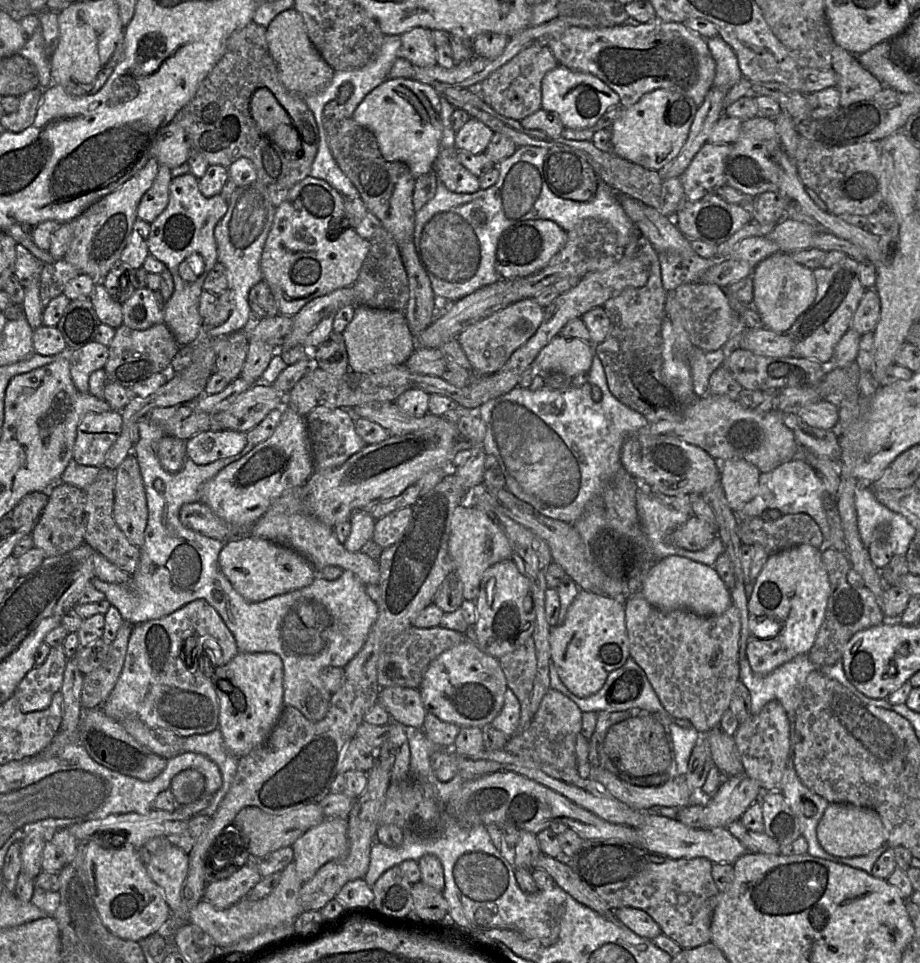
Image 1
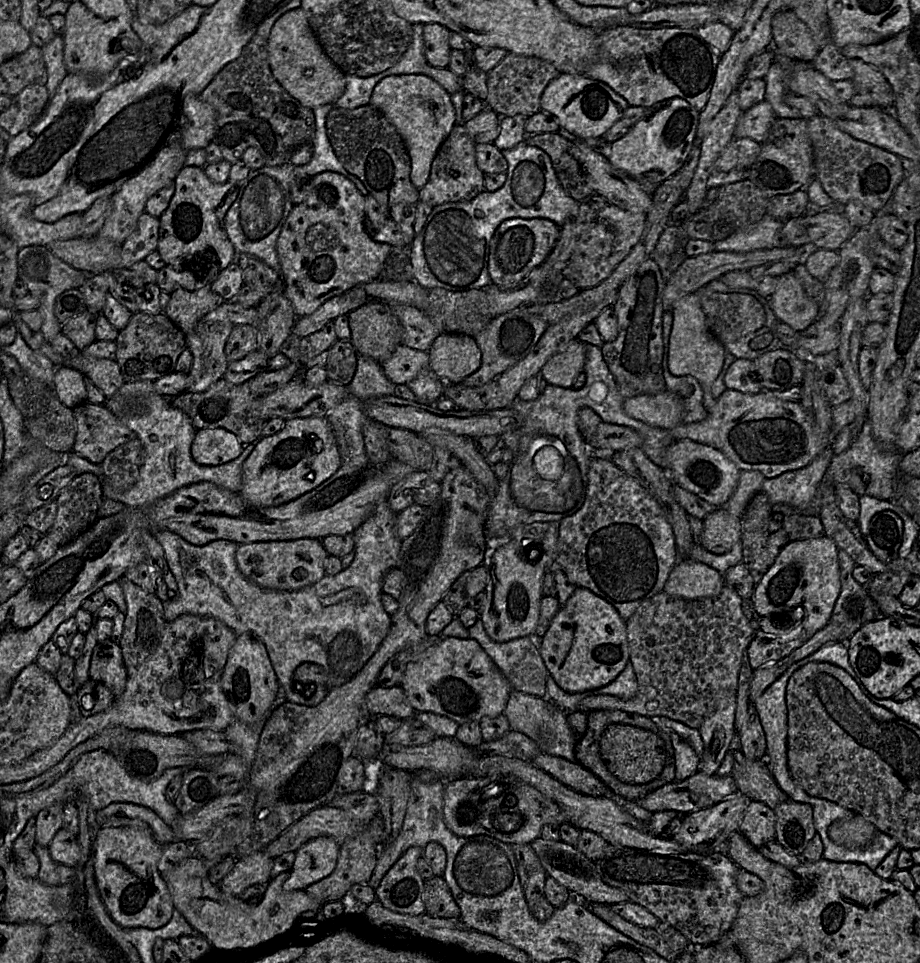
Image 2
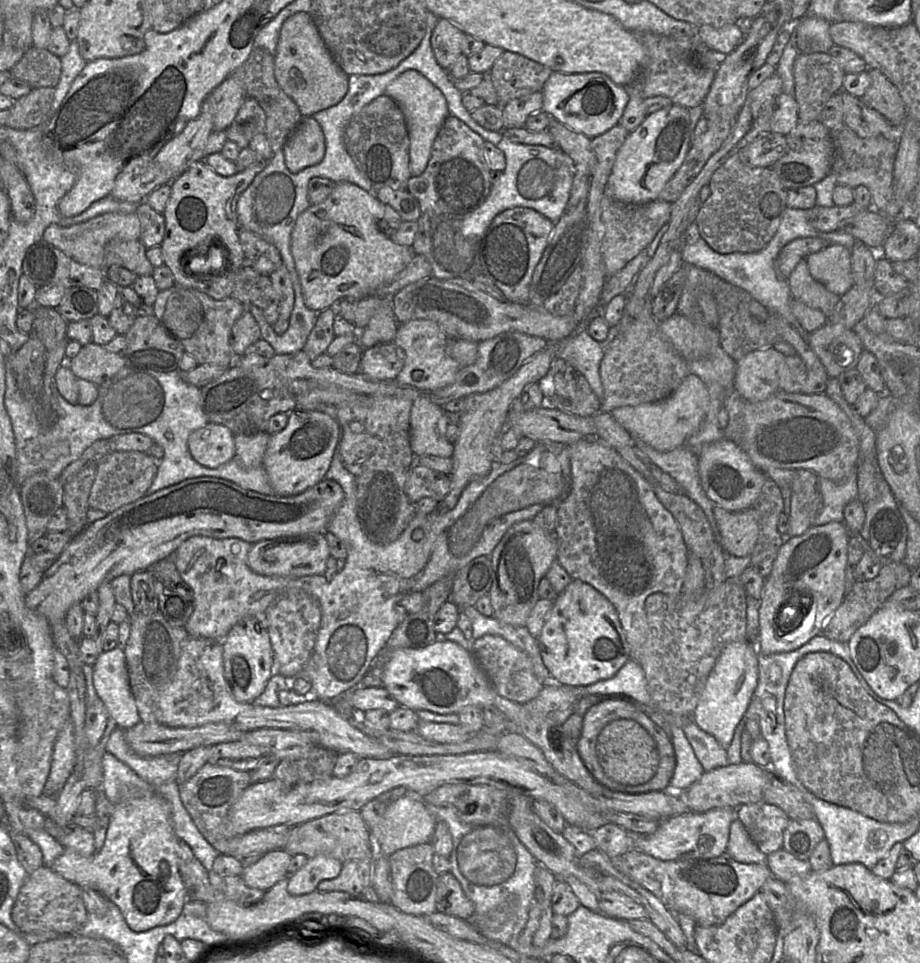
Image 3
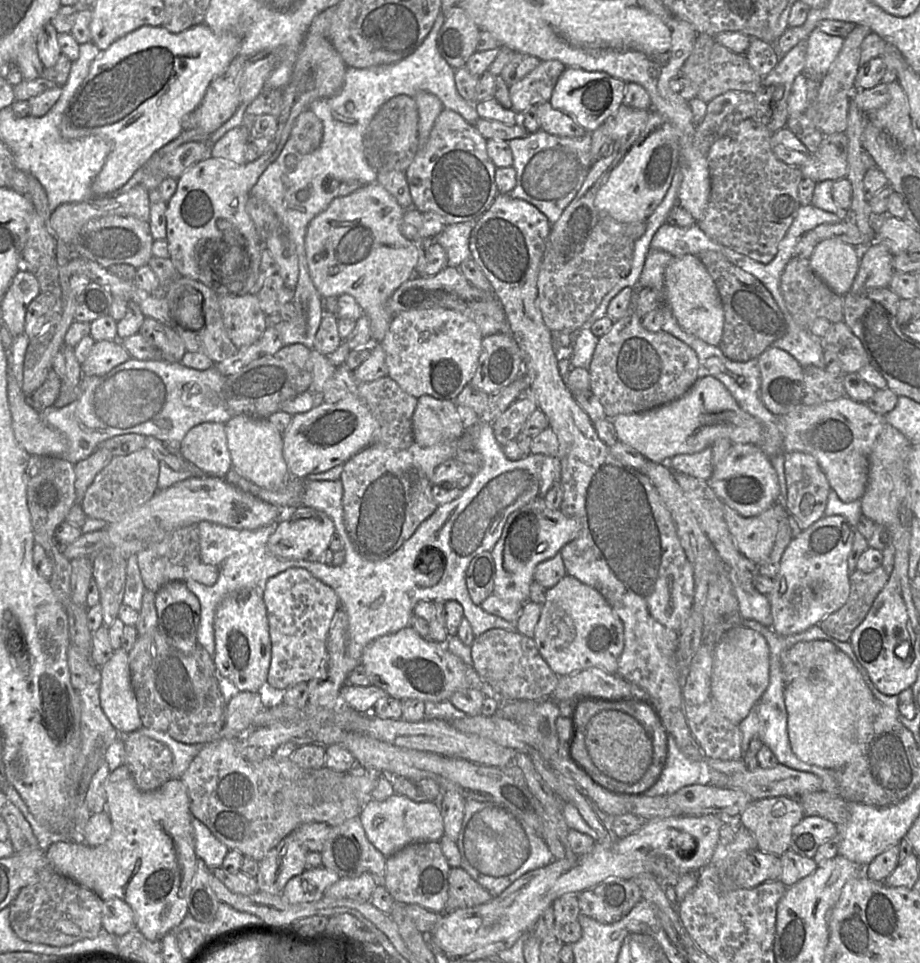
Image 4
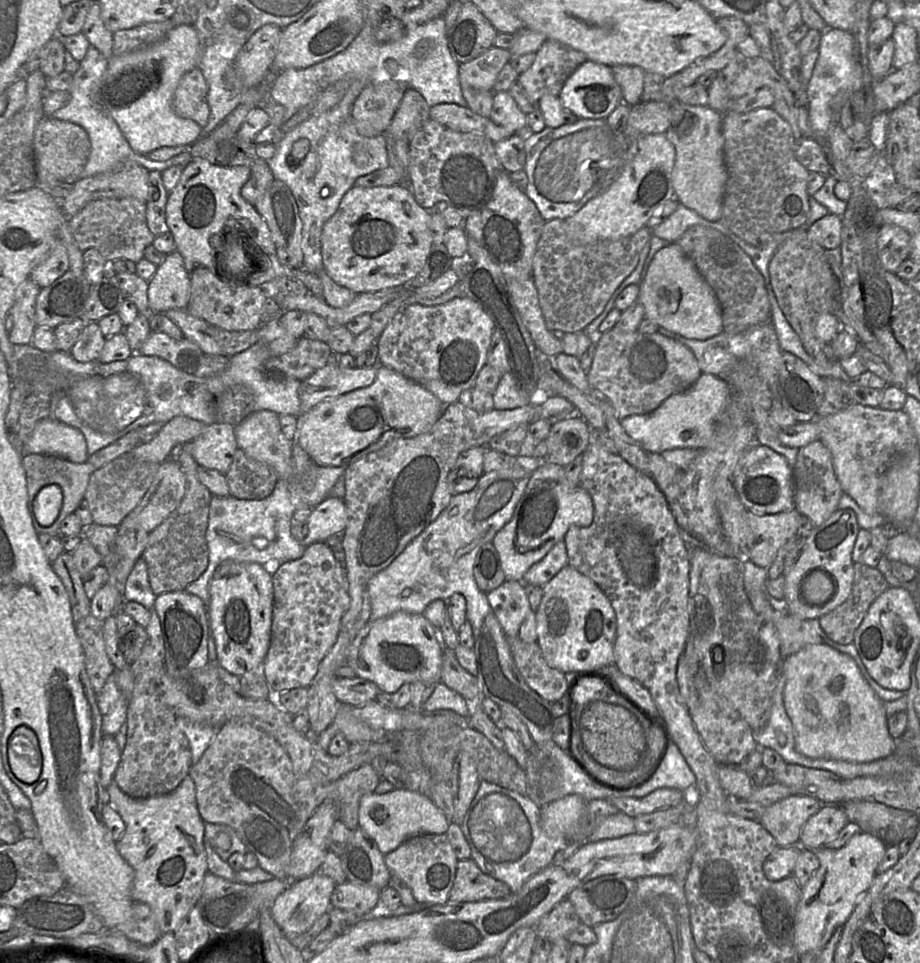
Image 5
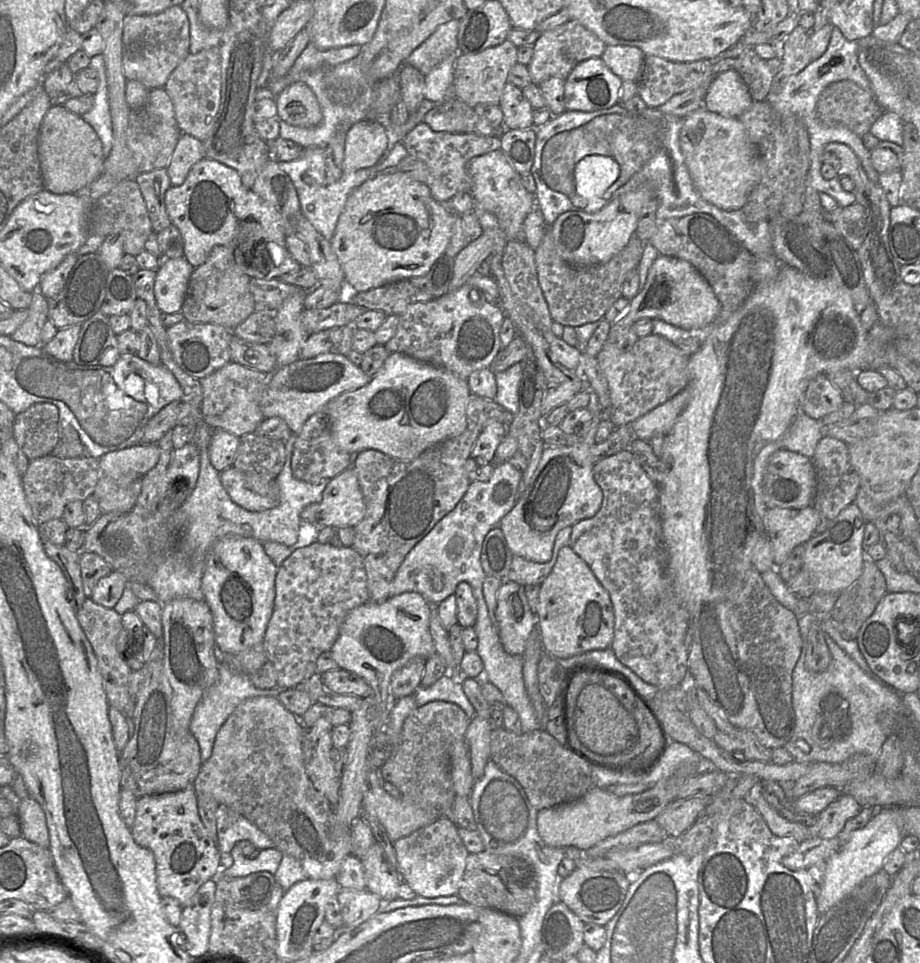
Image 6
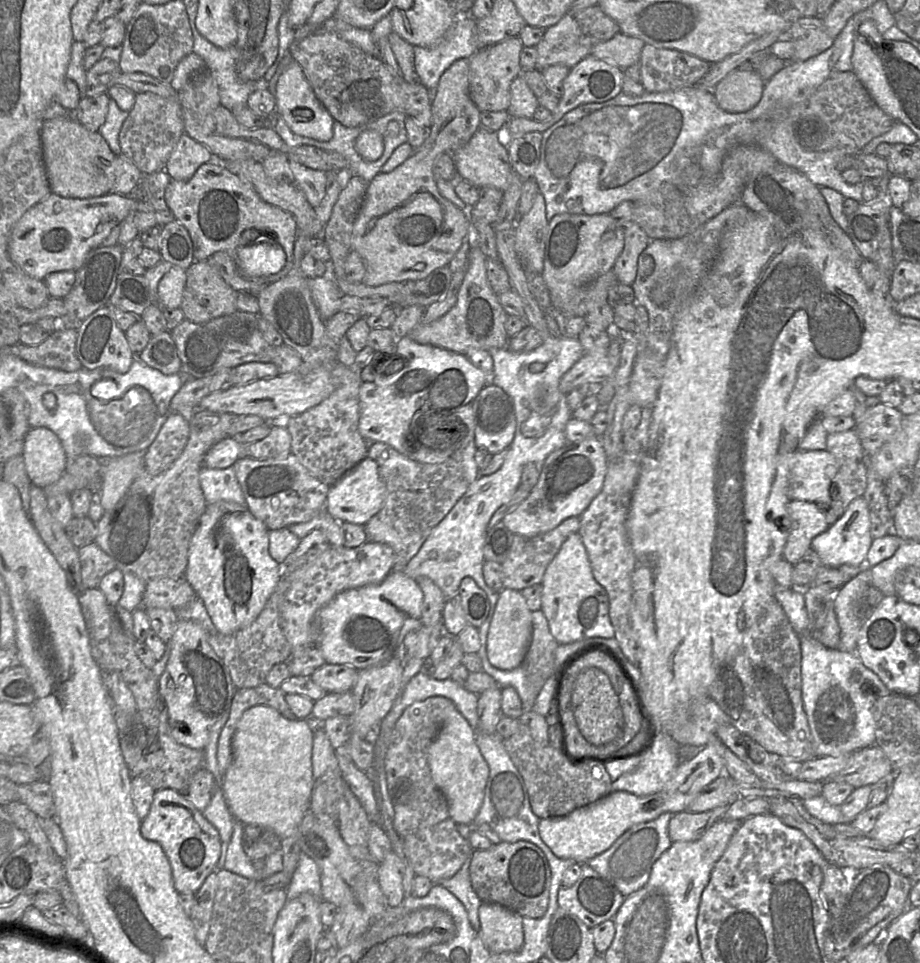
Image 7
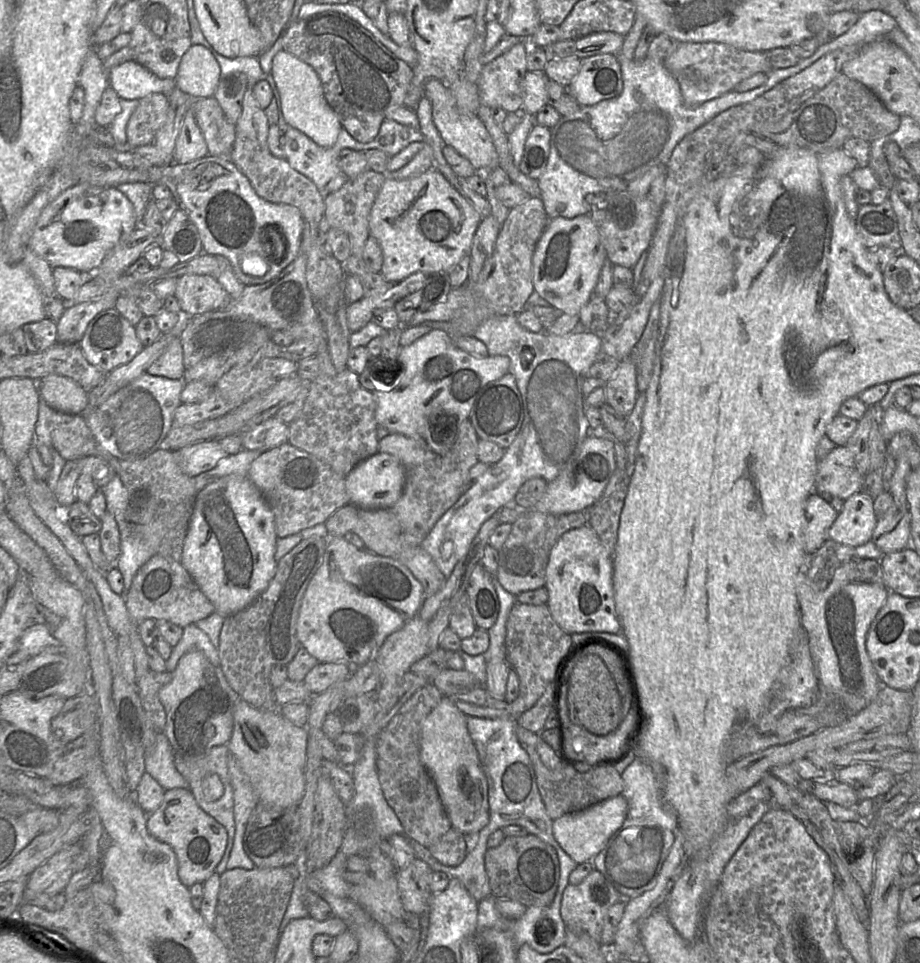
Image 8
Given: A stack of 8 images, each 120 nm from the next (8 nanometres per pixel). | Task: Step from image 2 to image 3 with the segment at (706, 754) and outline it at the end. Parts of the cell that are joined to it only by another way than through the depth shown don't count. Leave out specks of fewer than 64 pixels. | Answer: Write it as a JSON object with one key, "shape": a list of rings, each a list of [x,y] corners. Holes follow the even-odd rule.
{"shape":[[[745,639],[728,644],[710,672],[696,709],[692,714],[697,726],[712,735],[724,748],[730,745],[734,732],[752,700],[759,680],[759,656],[755,643]]]}

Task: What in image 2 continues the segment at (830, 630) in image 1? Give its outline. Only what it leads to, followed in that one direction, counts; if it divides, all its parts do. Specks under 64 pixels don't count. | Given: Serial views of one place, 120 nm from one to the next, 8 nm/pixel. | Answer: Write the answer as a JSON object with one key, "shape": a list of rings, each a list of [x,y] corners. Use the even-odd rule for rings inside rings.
{"shape":[[[843,550],[838,551],[840,593],[835,602],[829,623],[840,628],[838,641],[848,640],[866,623],[880,617],[880,611],[866,586],[853,577],[855,561]]]}

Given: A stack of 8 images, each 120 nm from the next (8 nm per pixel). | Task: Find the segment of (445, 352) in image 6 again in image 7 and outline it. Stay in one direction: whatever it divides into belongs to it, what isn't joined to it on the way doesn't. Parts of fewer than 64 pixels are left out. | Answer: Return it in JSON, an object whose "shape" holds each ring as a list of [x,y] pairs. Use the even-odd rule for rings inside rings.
{"shape":[[[473,243],[467,258],[467,272],[458,292],[454,306],[443,317],[428,323],[419,323],[407,335],[422,345],[431,345],[454,353],[464,354],[470,348],[490,350],[507,347],[509,338],[505,324],[508,315],[499,304],[486,276],[487,257]]]}

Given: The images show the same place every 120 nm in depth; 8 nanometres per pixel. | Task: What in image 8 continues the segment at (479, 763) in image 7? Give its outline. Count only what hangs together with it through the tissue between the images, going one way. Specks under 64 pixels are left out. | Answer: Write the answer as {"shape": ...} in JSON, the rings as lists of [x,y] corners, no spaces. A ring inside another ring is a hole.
{"shape":[[[448,697],[424,720],[420,746],[421,761],[434,780],[452,828],[463,835],[479,833],[489,822],[487,777],[467,729],[467,716]]]}

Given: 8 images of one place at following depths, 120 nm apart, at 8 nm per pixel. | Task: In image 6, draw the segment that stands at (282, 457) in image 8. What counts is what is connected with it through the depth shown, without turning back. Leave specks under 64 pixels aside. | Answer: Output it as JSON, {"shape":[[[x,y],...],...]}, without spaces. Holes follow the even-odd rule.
{"shape":[[[231,466],[220,472],[220,481],[230,499],[246,510],[263,511],[279,504],[276,480],[251,477]]]}

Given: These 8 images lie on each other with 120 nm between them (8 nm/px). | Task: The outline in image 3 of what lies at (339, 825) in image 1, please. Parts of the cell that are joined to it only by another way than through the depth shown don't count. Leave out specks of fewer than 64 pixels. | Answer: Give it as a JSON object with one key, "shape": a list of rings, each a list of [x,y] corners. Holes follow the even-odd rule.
{"shape":[[[325,855],[309,858],[302,868],[289,875],[287,891],[295,896],[311,893],[322,880],[336,878],[341,870],[342,863],[336,858]]]}

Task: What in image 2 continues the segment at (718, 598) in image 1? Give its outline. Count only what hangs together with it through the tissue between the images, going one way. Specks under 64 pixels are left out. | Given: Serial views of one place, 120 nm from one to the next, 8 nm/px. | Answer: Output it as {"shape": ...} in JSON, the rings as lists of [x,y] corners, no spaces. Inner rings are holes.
{"shape":[[[681,558],[670,572],[662,591],[684,598],[713,597],[725,586],[723,574],[701,562]]]}

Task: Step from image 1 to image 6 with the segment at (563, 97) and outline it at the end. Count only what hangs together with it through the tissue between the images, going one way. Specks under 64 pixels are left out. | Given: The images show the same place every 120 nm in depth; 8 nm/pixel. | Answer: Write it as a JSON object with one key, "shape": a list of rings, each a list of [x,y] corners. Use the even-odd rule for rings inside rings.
{"shape":[[[601,57],[584,60],[565,80],[565,109],[592,112],[610,108],[618,103],[622,84]]]}

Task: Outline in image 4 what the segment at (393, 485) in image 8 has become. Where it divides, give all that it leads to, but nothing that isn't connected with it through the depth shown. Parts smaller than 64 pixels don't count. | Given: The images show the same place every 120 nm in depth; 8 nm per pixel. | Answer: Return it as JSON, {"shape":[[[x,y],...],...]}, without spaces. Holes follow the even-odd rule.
{"shape":[[[299,506],[290,510],[290,515],[285,521],[278,523],[275,532],[267,541],[267,549],[279,558],[315,562],[319,561],[329,548],[335,533],[333,521],[324,512],[311,507]]]}

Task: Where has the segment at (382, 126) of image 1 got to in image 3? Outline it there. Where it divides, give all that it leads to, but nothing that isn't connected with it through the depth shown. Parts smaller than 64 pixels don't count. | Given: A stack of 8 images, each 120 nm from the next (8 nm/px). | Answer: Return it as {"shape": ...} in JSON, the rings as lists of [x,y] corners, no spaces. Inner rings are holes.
{"shape":[[[408,70],[394,79],[386,88],[385,95],[400,106],[410,139],[410,169],[412,176],[421,175],[429,162],[433,143],[450,115],[447,101],[442,92],[427,78],[414,70]]]}

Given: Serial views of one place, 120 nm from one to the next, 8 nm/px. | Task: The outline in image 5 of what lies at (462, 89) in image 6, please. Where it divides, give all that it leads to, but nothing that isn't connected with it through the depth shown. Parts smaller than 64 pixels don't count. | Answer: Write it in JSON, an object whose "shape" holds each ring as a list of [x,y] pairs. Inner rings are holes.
{"shape":[[[493,46],[478,57],[459,64],[461,87],[492,91],[499,72],[510,60],[509,49]]]}

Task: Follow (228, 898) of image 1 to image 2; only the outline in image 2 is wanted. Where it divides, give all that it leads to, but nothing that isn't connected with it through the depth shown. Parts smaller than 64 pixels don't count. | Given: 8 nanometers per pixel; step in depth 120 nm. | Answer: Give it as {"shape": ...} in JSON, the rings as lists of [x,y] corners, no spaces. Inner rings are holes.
{"shape":[[[263,850],[256,851],[238,859],[218,886],[223,892],[238,897],[254,884],[269,883],[272,867],[273,858]]]}

